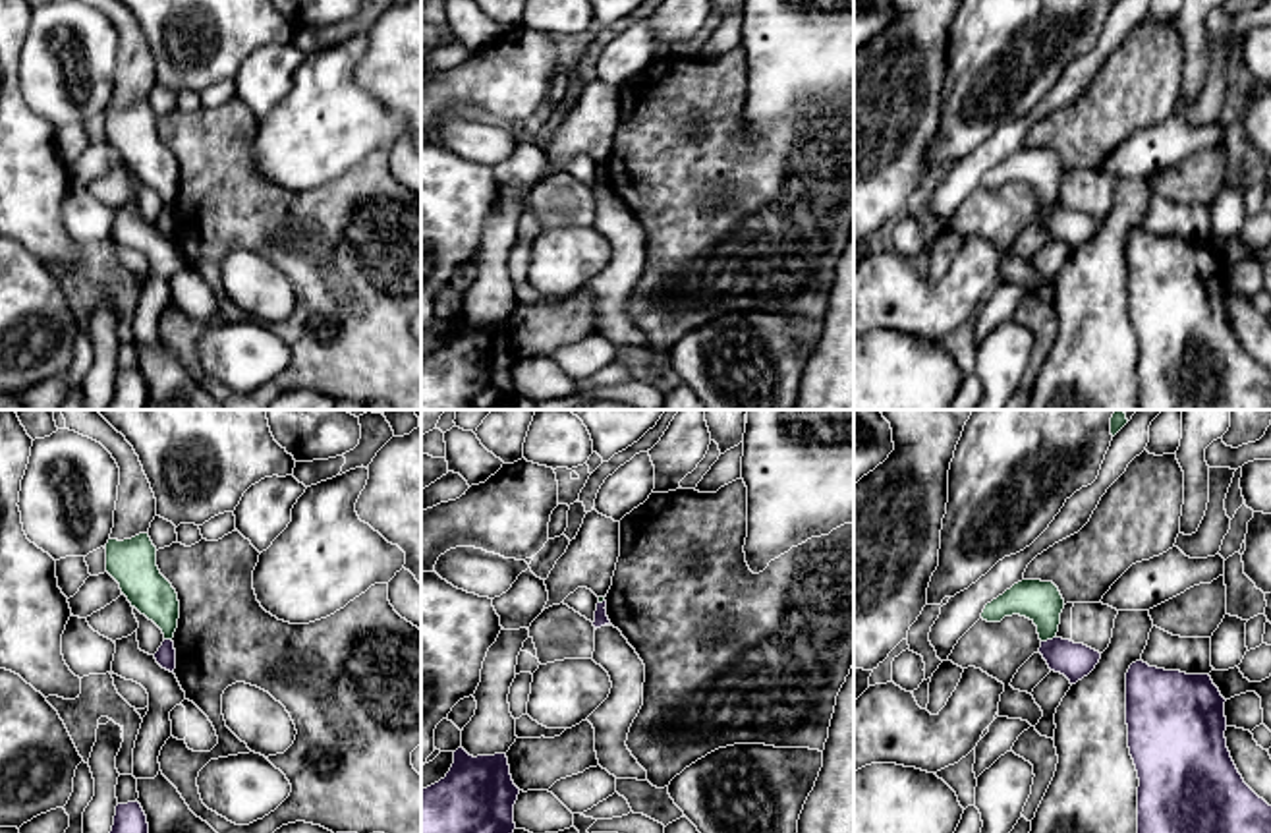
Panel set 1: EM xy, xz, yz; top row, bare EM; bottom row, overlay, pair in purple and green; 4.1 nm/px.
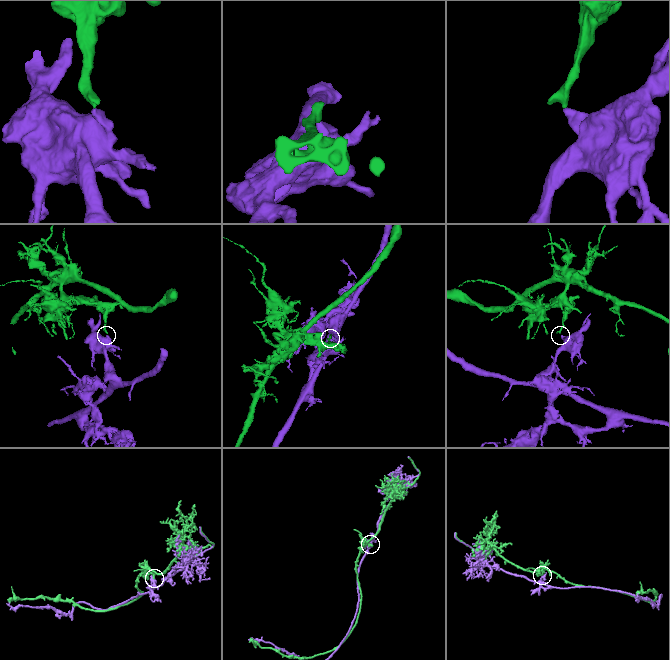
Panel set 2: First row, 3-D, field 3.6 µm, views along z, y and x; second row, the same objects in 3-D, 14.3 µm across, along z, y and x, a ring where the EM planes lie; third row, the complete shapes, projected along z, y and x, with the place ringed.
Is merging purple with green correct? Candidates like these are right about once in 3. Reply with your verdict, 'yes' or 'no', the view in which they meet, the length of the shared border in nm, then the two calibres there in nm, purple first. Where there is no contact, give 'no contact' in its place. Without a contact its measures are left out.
no | yz | 70 nm | 150/170 nm

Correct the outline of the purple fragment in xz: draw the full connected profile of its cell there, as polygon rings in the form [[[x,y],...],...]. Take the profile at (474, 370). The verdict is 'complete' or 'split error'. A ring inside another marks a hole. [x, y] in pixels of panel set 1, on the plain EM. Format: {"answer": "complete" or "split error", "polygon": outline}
{"answer": "complete", "polygon": [[[458,315],[446,344],[421,358],[421,410],[502,410],[516,396],[518,361],[506,321],[473,325]]]}

